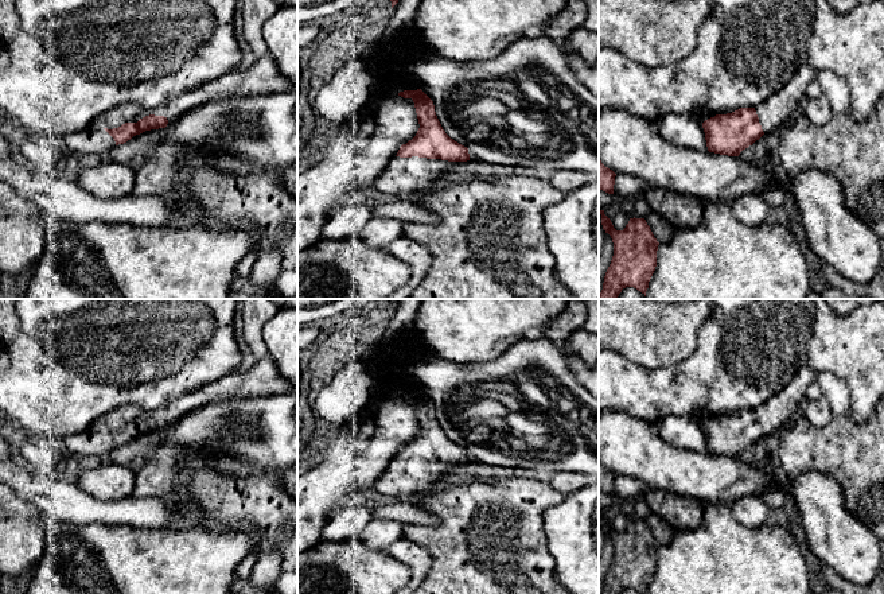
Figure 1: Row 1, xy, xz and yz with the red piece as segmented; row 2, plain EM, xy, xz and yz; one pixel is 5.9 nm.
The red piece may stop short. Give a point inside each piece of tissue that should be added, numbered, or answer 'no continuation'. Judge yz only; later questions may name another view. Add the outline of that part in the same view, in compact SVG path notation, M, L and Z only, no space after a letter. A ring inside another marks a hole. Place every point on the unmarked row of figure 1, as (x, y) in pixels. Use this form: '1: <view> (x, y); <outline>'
1: yz (778, 412); M805 366L768 401L755 408L764 435L780 432L793 420L806 400L805 392L817 381L818 370Z

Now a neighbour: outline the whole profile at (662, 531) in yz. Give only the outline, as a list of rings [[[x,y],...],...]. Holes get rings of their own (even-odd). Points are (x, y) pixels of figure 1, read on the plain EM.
[[[649,513],[644,521],[659,546],[665,546],[671,541],[674,529],[667,521],[654,513]]]

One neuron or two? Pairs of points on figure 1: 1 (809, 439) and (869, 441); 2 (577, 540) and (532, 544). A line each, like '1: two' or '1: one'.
1: one
2: two

